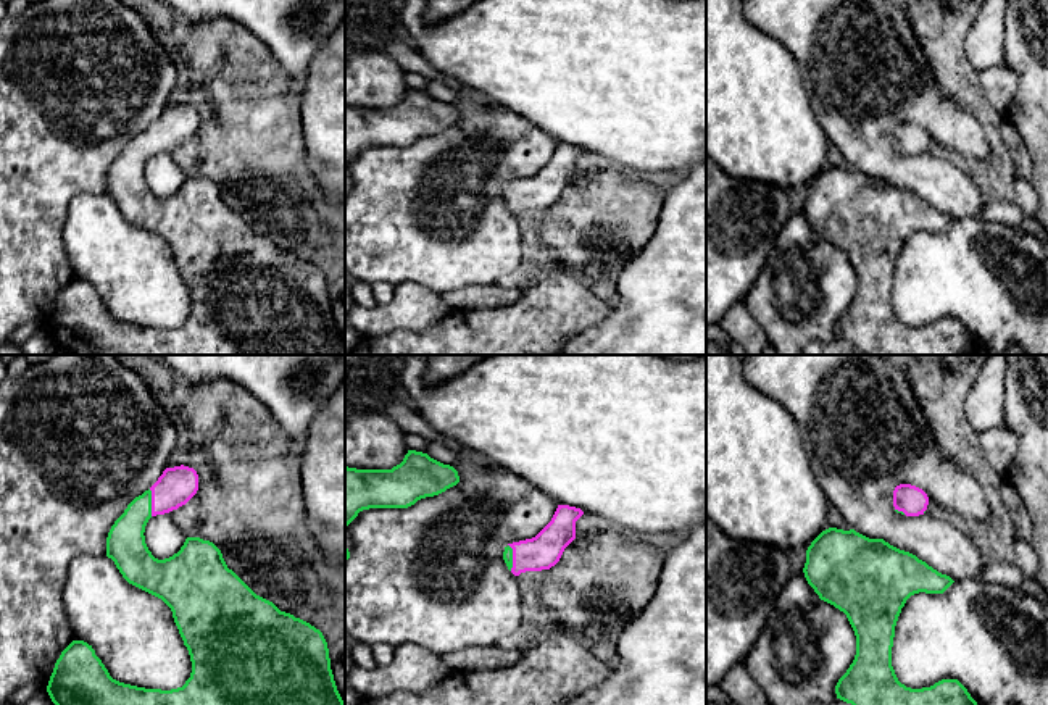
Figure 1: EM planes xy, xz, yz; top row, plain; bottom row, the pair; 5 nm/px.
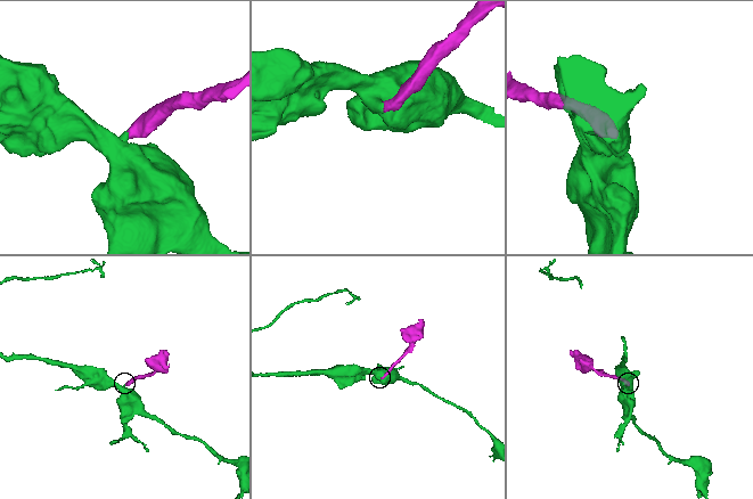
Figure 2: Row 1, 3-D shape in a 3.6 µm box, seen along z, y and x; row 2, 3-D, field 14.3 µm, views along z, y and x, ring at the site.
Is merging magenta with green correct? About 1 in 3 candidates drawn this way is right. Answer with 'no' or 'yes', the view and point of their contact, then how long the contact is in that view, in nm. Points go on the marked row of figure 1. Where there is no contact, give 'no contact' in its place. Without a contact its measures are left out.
yes | xy (152, 502) | 140 nm

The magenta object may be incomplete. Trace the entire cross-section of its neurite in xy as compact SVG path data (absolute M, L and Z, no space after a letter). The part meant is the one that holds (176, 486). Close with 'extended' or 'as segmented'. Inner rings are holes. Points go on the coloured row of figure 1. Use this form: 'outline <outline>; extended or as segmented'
outline M184 465L166 468L148 490L127 505L106 537L106 557L114 561L123 578L129 584L161 599L171 608L174 623L190 655L190 678L182 687L171 690L124 684L110 676L92 645L84 640L73 640L61 652L50 676L47 692L52 702L55 705L345 705L334 681L329 649L322 632L256 595L227 568L221 550L213 542L187 537L181 550L173 557L158 560L152 555L143 536L148 519L177 510L197 490L198 474L193 468Z; extended

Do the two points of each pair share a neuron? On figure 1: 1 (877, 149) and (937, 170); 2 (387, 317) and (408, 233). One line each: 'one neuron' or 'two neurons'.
1: one neuron
2: two neurons

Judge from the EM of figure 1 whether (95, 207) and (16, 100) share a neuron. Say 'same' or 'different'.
different

